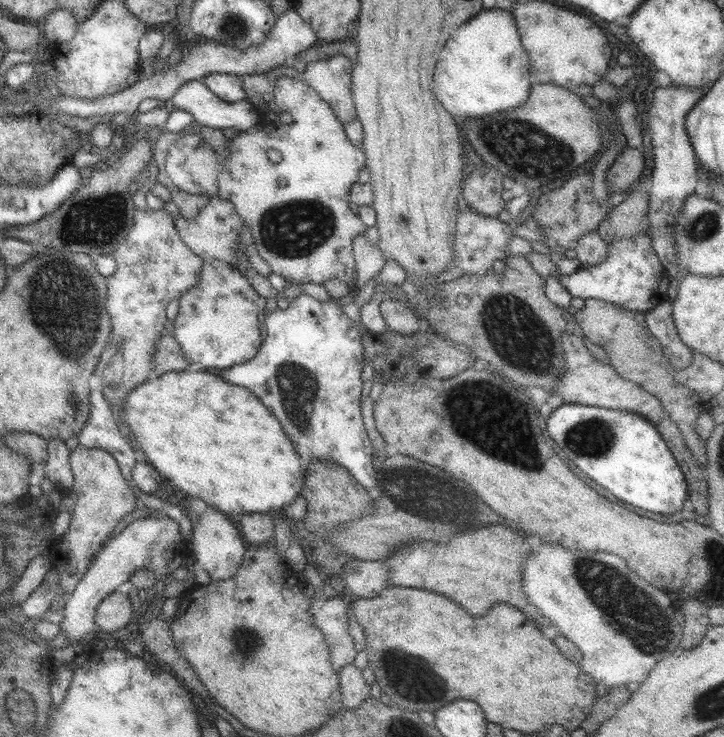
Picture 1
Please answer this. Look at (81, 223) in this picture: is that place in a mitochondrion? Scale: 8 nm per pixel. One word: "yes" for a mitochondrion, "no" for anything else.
yes

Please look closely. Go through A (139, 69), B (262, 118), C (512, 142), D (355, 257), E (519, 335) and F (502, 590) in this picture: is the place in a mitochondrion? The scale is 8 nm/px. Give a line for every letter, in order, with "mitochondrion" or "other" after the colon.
A: other
B: other
C: mitochondrion
D: other
E: mitochondrion
F: other

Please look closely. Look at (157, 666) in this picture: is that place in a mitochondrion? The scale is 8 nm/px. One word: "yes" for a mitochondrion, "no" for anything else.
no

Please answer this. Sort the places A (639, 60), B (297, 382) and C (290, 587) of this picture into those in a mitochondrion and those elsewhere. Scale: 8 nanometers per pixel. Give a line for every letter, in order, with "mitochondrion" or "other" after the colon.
A: other
B: mitochondrion
C: other

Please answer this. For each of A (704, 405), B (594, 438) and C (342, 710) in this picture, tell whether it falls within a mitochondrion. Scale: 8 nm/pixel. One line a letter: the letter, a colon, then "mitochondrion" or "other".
A: other
B: mitochondrion
C: other

